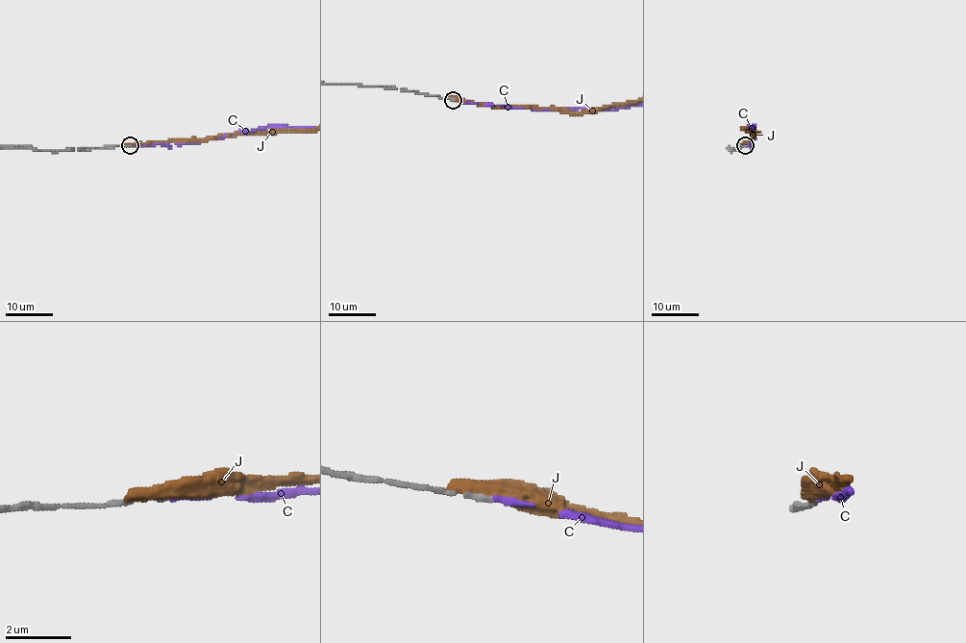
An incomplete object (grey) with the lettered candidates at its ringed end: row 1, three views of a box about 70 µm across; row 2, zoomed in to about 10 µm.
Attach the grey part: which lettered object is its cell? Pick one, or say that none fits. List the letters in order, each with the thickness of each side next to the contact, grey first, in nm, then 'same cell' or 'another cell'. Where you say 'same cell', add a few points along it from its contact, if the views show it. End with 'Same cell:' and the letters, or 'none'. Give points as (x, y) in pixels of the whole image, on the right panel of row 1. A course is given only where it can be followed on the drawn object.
C: 140 nm thick on the grey side, 140 nm on the other; same cell
J: 150 nm thick on the grey side, 550 nm on the other; another cell
Same cell: C

